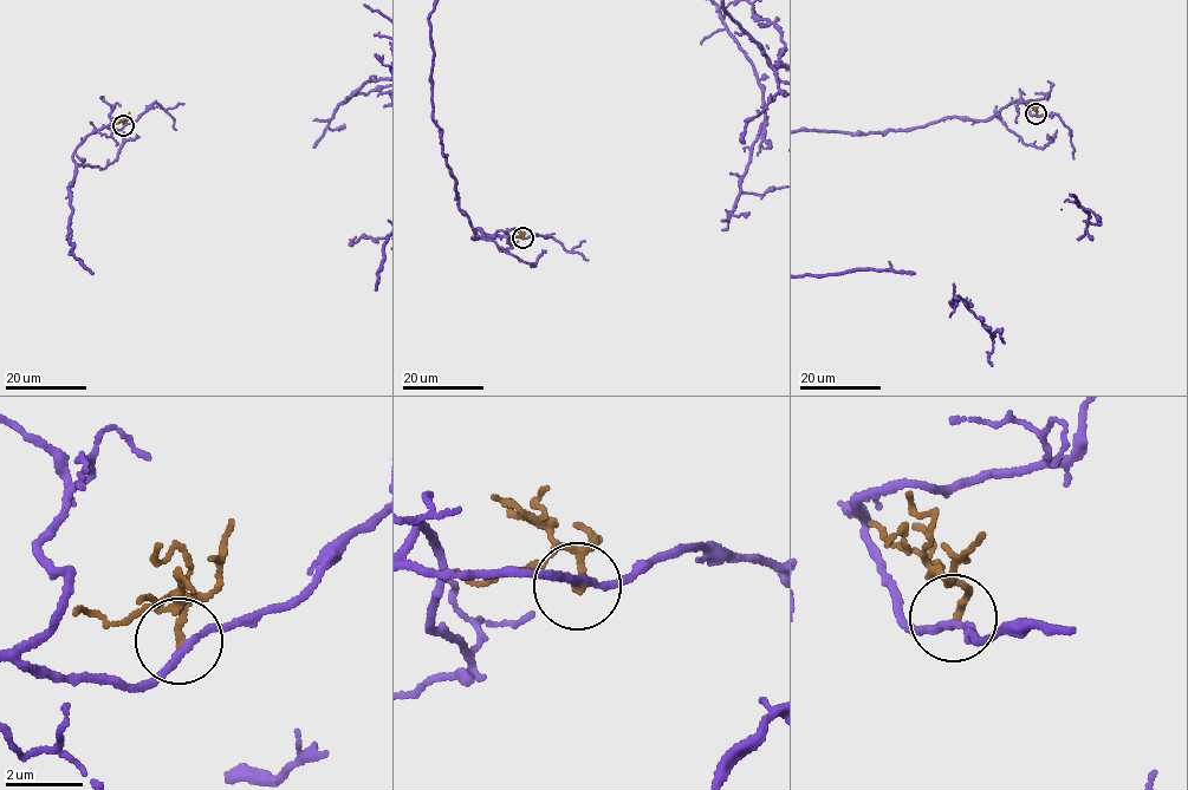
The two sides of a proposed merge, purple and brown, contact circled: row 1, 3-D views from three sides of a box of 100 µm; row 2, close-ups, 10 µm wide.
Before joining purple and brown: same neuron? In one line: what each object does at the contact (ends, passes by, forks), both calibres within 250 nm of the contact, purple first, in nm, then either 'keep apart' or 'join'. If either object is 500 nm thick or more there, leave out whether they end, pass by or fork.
purple passes by; brown ends; calibres 190 and 180 nm; keep apart

